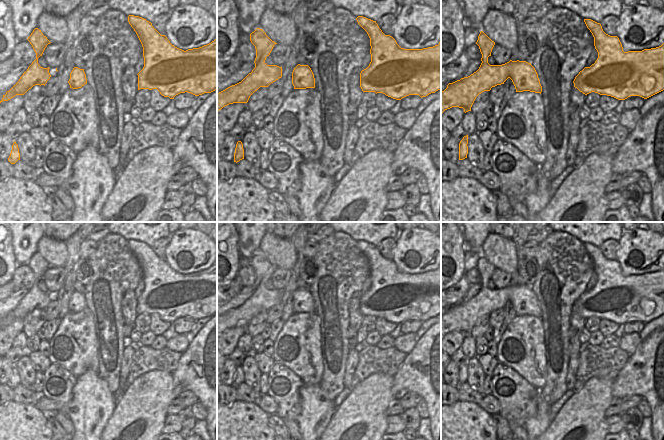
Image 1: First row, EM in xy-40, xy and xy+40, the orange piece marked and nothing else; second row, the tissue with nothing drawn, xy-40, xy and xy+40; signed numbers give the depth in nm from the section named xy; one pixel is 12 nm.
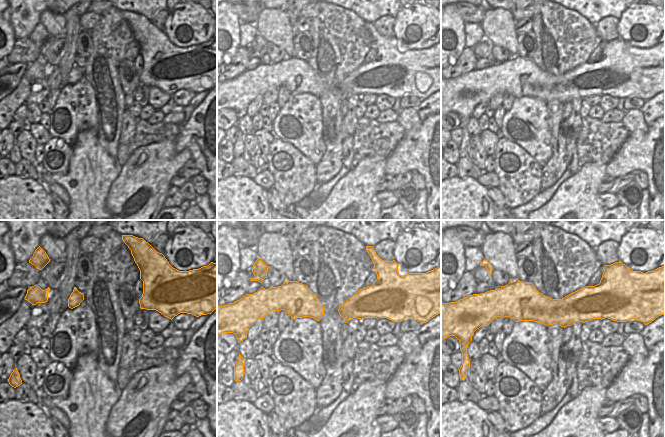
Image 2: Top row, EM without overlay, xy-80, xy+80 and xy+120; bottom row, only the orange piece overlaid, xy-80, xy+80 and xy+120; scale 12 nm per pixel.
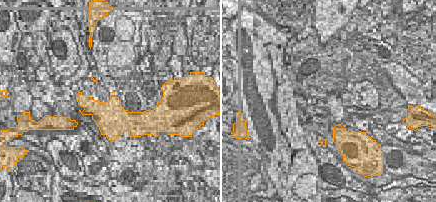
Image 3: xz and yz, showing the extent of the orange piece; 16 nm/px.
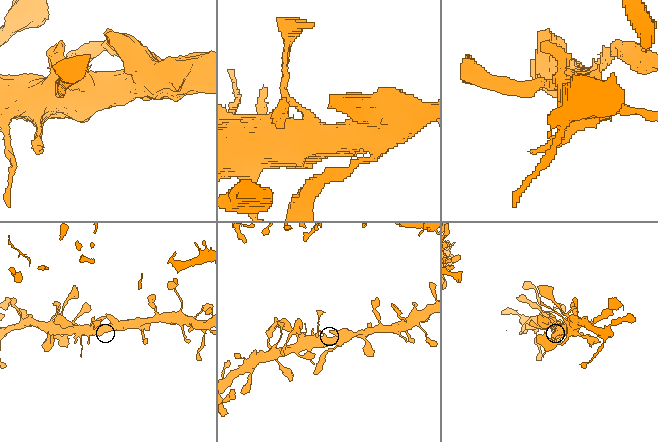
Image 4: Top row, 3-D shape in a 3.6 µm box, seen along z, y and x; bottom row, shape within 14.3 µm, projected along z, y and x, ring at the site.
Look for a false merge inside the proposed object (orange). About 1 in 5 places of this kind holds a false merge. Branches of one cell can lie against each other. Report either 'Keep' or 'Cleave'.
Keep

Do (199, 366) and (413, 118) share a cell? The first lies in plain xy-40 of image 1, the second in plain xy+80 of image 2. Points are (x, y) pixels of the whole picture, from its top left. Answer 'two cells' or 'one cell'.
two cells

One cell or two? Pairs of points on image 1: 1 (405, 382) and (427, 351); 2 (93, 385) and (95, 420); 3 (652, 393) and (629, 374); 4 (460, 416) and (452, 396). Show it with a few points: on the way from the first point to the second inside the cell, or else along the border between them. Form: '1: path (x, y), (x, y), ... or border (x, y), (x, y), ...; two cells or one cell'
1: path (410, 373), (410, 362), (418, 360); one cell
2: path (93, 394), (93, 411); one cell
3: path (646, 387), (635, 378); one cell
4: border (458, 399), (451, 404); two cells

